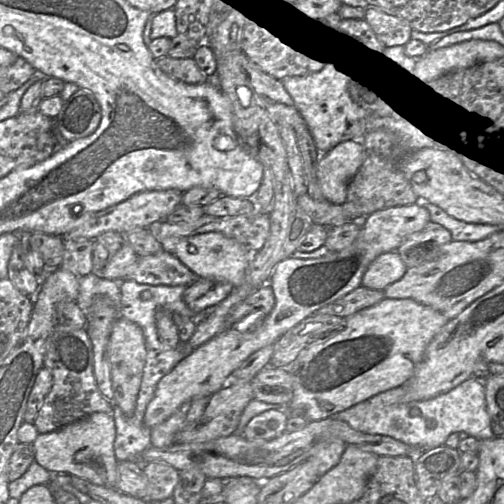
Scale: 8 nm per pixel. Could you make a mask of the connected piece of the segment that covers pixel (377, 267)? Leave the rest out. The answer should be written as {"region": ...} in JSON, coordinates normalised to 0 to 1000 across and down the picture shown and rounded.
{"region":[[[786,496],[760,502],[732,526],[720,546],[718,565],[764,575],[774,563],[796,554],[808,534],[810,530]]]}

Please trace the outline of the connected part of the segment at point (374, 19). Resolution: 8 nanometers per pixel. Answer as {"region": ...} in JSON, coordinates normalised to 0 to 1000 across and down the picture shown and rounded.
{"region":[[[746,14],[724,16],[722,40],[760,93],[800,93],[815,77],[808,44]]]}

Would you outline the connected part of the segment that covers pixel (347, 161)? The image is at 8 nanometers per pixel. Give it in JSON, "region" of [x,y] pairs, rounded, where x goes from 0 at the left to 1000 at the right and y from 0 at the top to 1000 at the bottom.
{"region":[[[718,278],[677,282],[639,306],[631,321],[629,349],[647,397],[663,405],[688,399],[692,361],[716,335],[726,313]]]}

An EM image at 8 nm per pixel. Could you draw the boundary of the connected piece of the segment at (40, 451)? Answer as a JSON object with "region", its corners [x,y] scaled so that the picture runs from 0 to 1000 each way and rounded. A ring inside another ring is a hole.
{"region":[[[188,817],[119,851],[77,859],[65,877],[69,913],[97,937],[135,938],[212,968],[230,968],[230,847],[224,819]]]}

